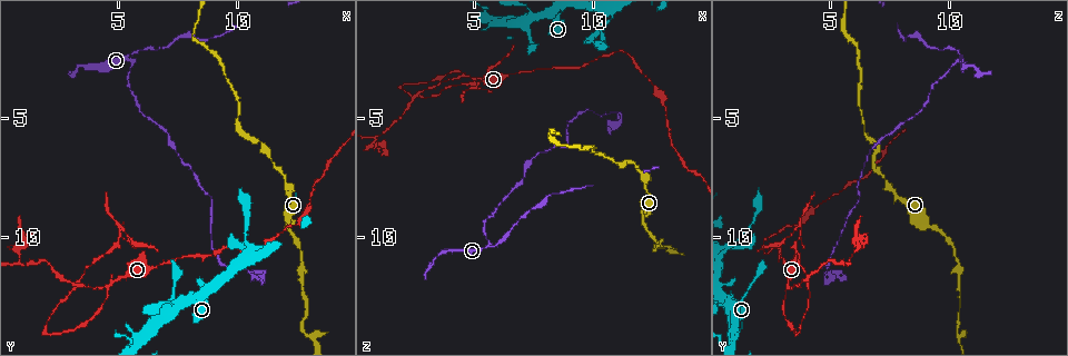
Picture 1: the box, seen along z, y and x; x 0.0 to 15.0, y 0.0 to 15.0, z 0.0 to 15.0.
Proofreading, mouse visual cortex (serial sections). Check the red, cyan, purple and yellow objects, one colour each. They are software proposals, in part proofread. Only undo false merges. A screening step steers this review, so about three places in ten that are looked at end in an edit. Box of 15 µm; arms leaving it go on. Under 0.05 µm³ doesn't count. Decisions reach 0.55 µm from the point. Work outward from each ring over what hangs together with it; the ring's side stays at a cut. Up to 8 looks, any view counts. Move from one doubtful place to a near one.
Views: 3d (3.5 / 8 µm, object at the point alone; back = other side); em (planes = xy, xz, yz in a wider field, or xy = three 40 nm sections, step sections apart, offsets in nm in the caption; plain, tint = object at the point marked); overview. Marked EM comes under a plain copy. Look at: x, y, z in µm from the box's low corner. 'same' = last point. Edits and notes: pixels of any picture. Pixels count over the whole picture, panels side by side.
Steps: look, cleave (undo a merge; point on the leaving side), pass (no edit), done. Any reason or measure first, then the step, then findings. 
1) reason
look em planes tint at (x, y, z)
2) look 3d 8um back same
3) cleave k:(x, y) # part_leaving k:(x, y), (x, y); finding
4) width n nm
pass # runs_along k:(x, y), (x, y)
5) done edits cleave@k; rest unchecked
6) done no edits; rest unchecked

narrows sharply
look 3d 3.5um back at (4.6, 12.0, 3.2)

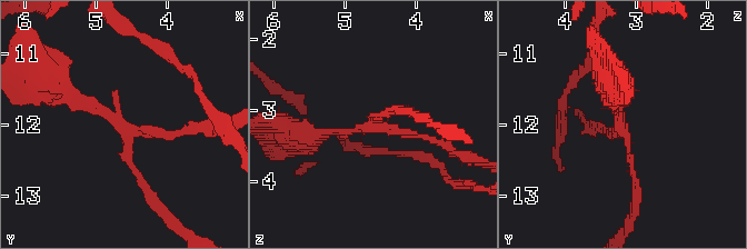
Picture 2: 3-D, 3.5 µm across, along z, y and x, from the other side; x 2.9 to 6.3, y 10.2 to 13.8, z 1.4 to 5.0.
shape alone is not enough
look em planes tint at (4.55, 12.15, 3.15)

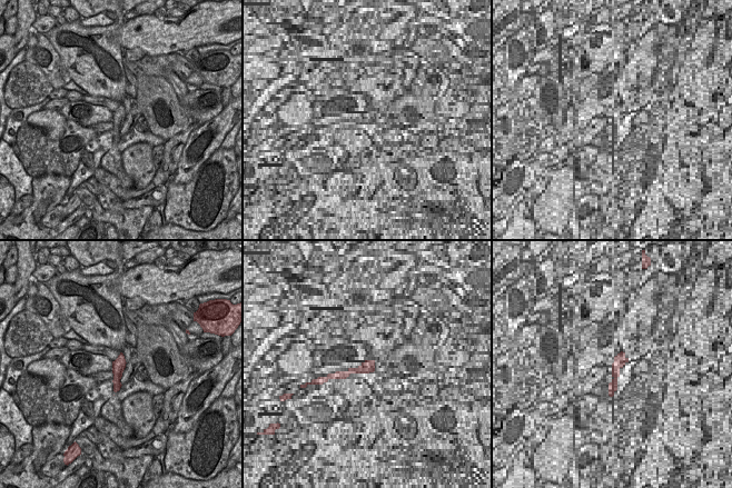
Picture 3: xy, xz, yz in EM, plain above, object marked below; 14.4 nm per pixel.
arms 3
cleave 2:(386, 113) # part_leaving 2:(370, 126), (388, 111), (418, 117); two cells meet here

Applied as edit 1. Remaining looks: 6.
see it whole again
look overview

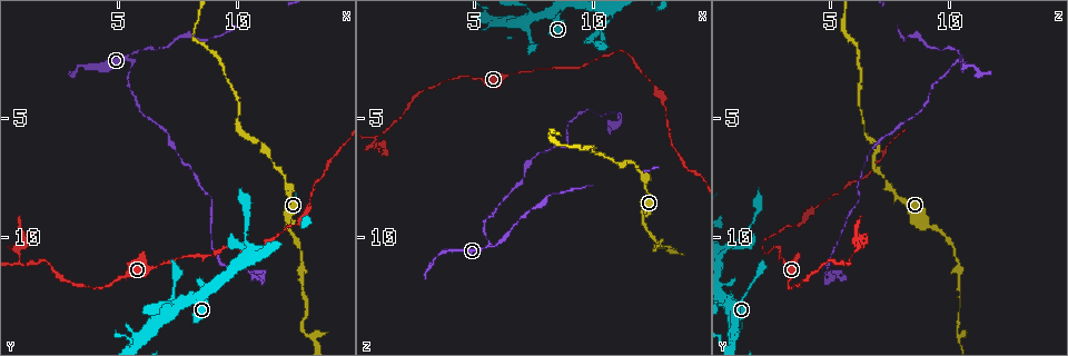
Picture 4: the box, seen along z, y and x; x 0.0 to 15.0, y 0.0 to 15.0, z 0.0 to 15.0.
thin neck
look 3d 3.5um at (5.9, 2.2, 10.4)

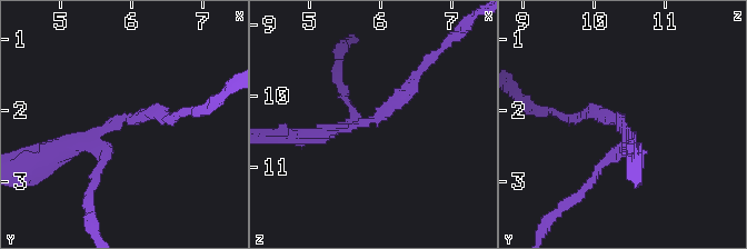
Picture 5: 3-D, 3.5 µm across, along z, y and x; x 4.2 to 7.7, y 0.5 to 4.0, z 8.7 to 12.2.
need the tissue
look em xy step 3 tint at (5.85, 2.20, 10.30)

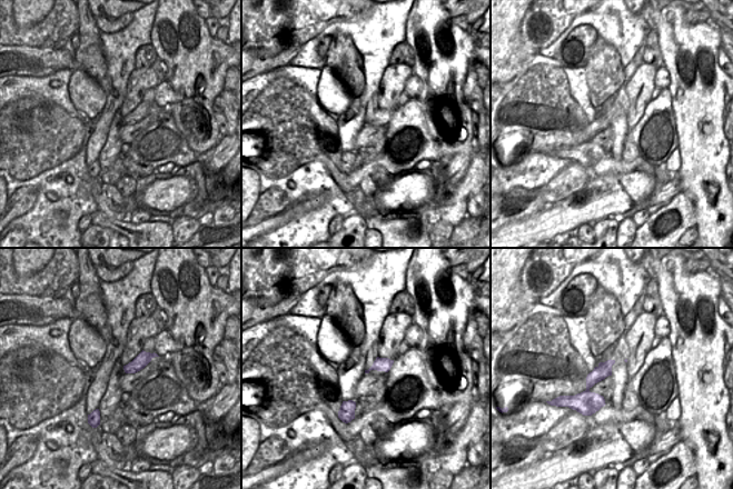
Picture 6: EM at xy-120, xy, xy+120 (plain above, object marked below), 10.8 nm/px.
arm_widths 200, 250 nm
cleave 5:(96, 176) # part_leaving 5:(99, 147), (92, 222); a second cell is stuck on

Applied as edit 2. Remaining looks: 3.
look overview

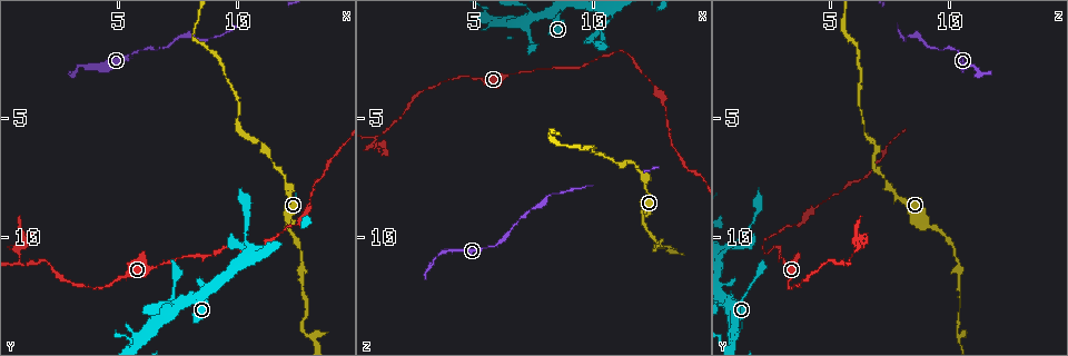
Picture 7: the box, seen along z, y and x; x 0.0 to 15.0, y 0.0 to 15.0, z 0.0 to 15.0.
abrupt turn
look 3d 8um at (12.9, 13.0, 10.5)

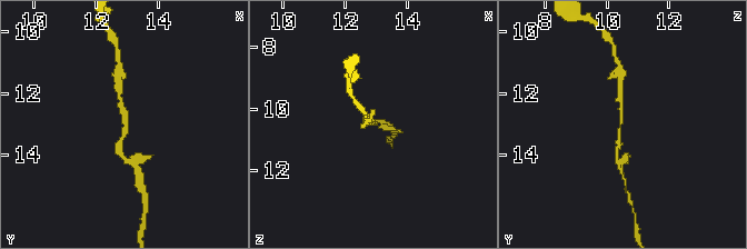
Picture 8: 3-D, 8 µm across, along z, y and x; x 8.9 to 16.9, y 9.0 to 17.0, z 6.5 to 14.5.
arm_widths 150, 150 nm; shape alone is not enough
look em planes tint at (12.8, 13.1, 10.5)

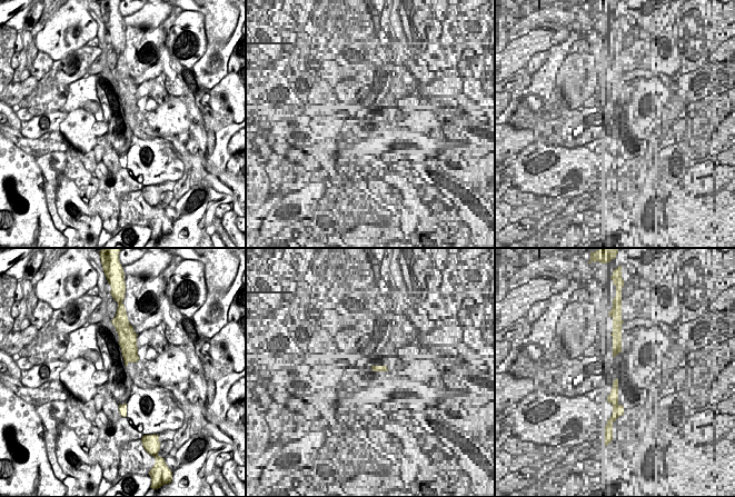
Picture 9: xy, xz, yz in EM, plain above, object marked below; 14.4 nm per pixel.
pass # runs_along 8:(119, 96), (122, 158); all the same cell

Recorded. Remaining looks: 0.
done edits cleave@2, cleave@5; rest unchecked

